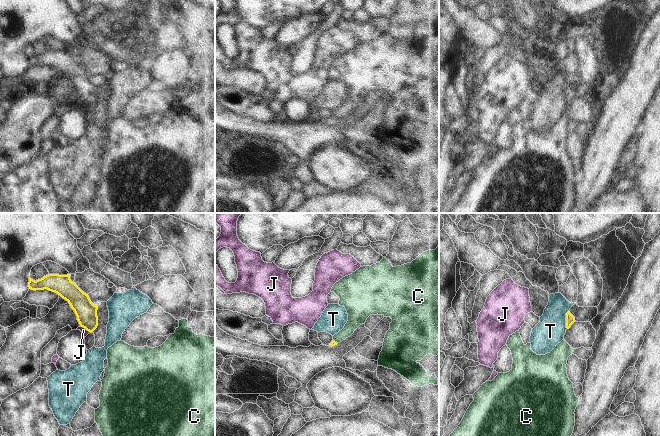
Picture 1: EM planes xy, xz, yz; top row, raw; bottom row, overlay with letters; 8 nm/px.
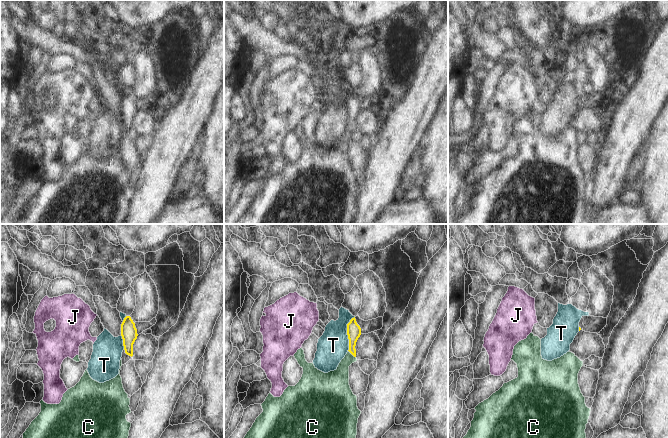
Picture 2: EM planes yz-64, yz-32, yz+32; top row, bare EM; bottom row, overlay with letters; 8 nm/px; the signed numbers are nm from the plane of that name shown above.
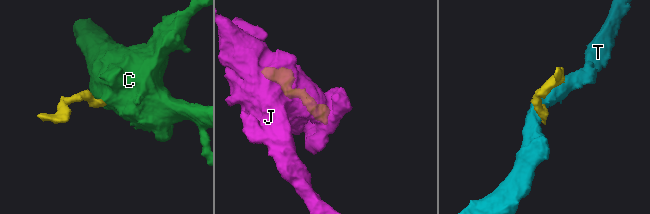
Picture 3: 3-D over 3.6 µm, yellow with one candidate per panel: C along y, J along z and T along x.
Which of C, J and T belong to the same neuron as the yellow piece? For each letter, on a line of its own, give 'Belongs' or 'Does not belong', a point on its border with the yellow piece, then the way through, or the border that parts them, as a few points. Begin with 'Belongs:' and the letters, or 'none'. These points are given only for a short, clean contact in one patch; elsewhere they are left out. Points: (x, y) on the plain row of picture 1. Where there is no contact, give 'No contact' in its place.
Belongs: C
C: Belongs. Touches yellow at xz (334, 117). Path across: xz (333, 119), (334, 117), (353, 99), (355, 94)
J: Does not belong. Touches yellow at xy (86, 105). Boundary: xy (81, 102), (90, 108)
T: Does not belong. Touches yellow at yz (566, 95). Boundary: yz (569, 86), (566, 89), (566, 104).

